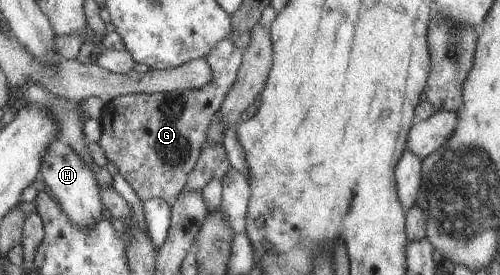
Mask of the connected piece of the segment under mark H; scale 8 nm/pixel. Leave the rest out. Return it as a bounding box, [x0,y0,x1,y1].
[40,139,102,226]

